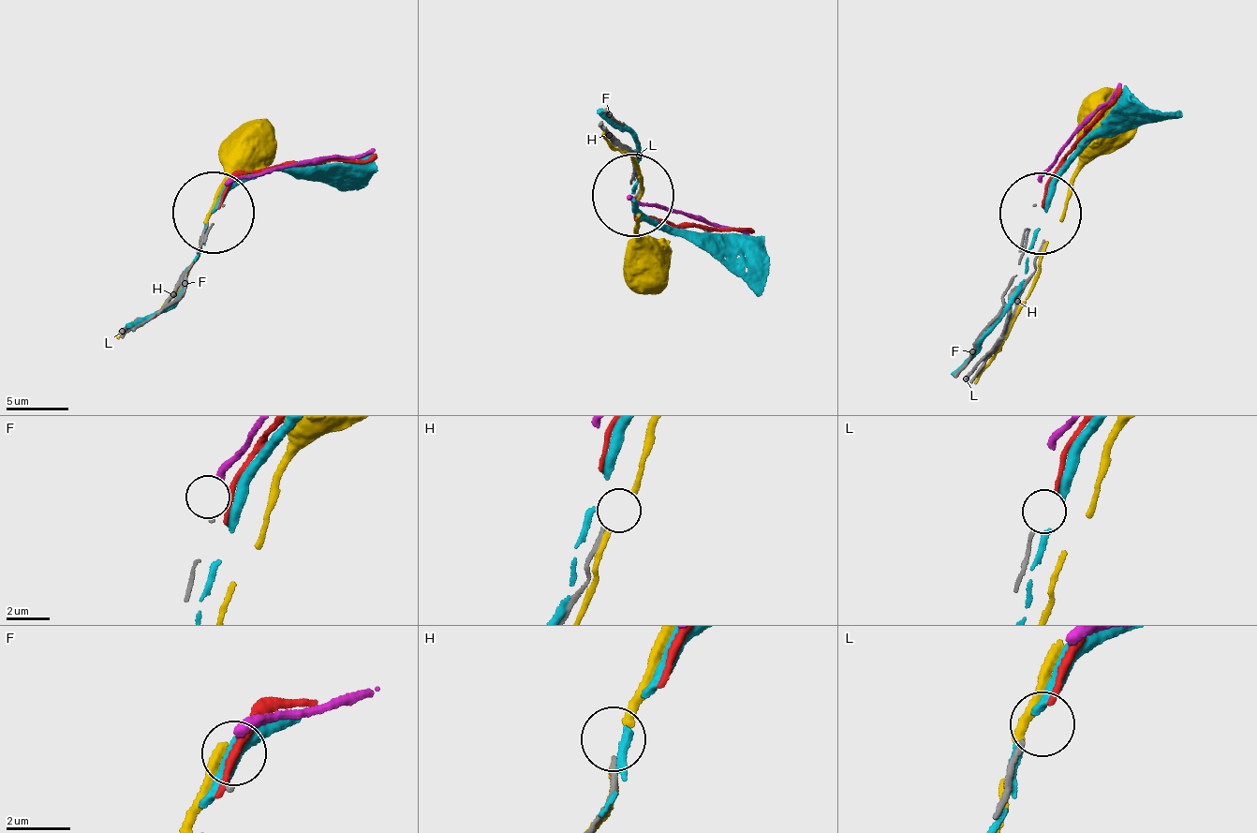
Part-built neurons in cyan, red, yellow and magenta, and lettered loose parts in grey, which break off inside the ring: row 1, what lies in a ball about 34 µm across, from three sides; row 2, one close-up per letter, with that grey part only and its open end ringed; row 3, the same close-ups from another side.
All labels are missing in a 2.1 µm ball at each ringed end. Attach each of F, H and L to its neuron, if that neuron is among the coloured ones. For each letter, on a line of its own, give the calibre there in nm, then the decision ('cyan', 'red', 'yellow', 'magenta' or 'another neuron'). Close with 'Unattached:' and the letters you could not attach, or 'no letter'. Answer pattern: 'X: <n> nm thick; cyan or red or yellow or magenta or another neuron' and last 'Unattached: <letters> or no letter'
F: 120 nm thick; another neuron
H: 150 nm thick; another neuron
L: 150 nm thick; another neuron
Unattached: F, H, L

